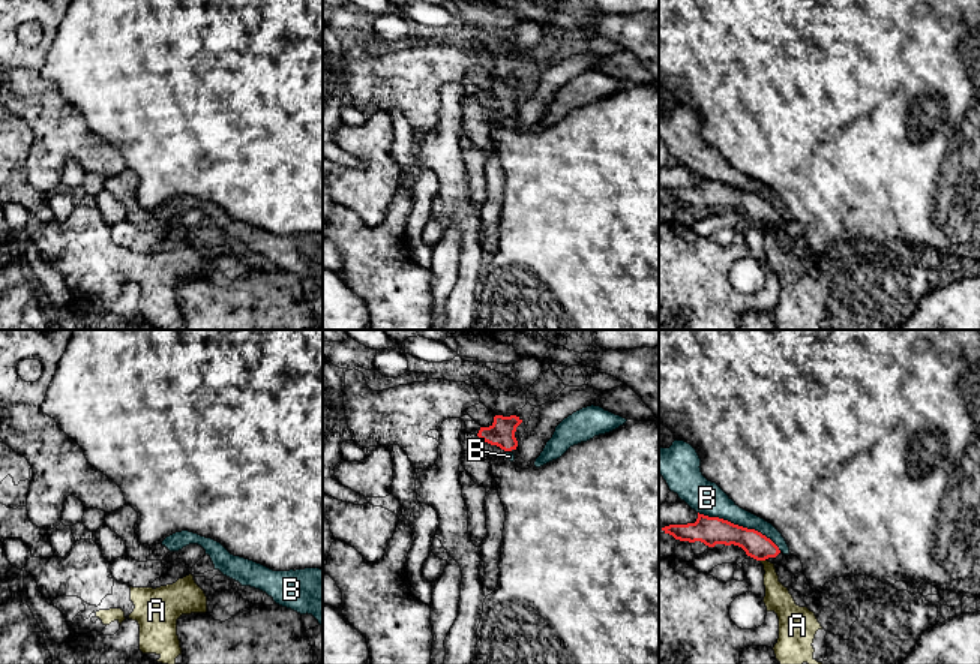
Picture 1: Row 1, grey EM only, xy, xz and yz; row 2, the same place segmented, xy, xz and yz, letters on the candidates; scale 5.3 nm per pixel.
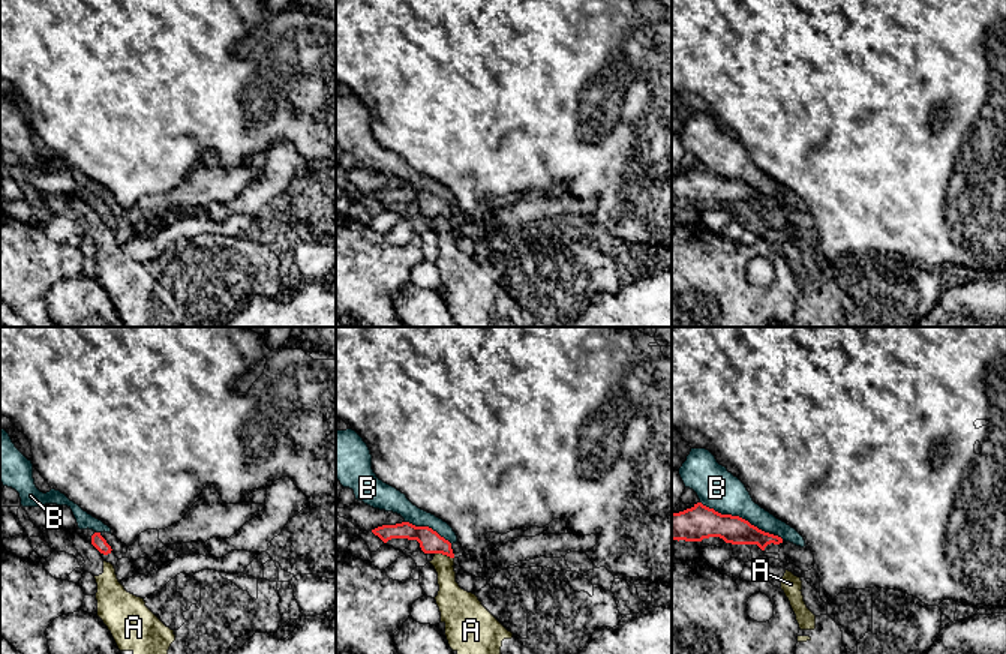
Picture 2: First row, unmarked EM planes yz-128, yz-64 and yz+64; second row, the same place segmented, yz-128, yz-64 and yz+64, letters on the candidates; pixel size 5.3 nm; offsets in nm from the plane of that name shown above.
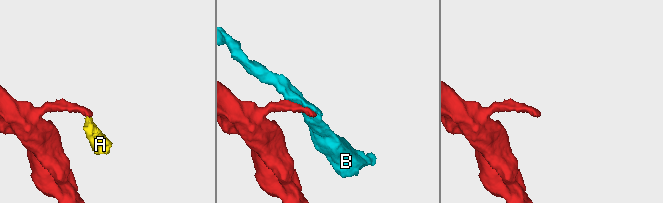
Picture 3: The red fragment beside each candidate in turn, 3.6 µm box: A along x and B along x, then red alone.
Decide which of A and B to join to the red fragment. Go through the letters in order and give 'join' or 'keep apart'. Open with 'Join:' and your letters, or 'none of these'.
Join: none of these
A: keep apart
B: keep apart

